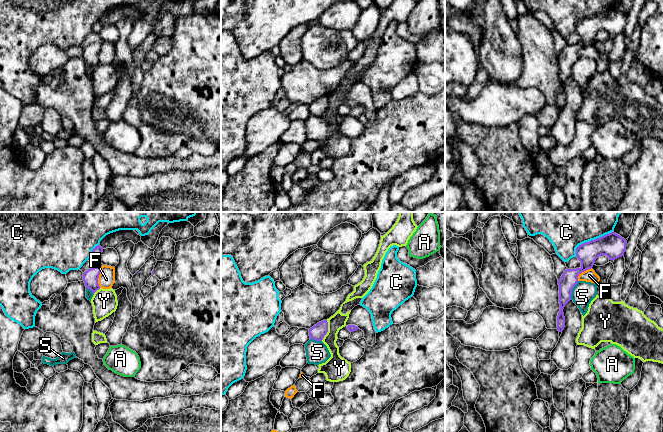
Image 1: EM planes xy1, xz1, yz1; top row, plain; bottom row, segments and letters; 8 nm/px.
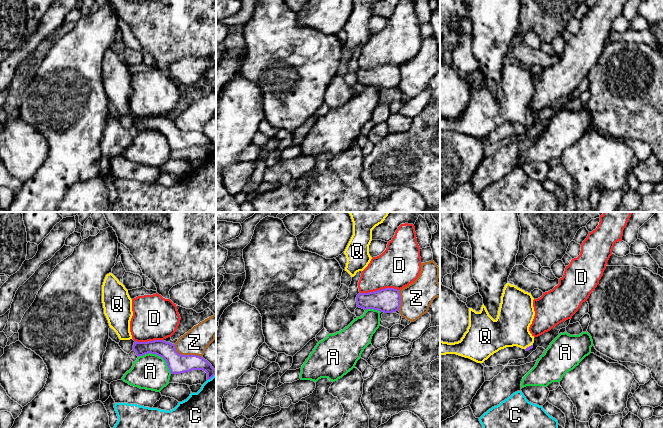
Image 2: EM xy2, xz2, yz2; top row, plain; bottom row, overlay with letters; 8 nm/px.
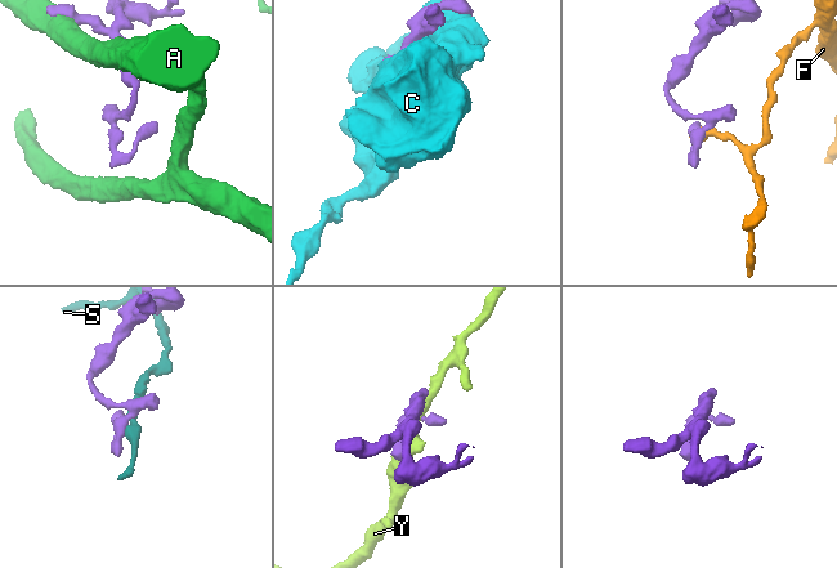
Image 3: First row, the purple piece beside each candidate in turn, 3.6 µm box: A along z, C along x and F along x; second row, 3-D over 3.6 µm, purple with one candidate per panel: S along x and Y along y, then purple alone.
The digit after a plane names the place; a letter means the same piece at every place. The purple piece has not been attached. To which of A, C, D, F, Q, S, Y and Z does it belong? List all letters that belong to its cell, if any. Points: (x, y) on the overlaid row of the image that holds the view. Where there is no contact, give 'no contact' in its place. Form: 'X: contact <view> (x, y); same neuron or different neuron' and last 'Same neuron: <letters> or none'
A: contact xy2 (158, 355); different neuron
C: contact yz1 (591, 240); different neuron
D: contact xz2 (379, 290); different neuron
F: contact xy1 (98, 277); different neuron
Q: contact yz2 (529, 346); same neuron
S: contact yz1 (571, 290); different neuron
Y: contact xz1 (327, 330); different neuron
Z: contact xy2 (186, 355); different neuron
Same neuron: Q

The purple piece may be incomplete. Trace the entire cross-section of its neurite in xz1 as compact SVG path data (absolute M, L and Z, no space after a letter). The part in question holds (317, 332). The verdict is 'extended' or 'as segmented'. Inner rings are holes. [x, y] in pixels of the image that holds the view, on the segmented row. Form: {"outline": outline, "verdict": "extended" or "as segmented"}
{"outline": "M323 320L309 329L309 336L310 339L322 341L327 332L328 332L328 322L327 320Z", "verdict": "as segmented"}

